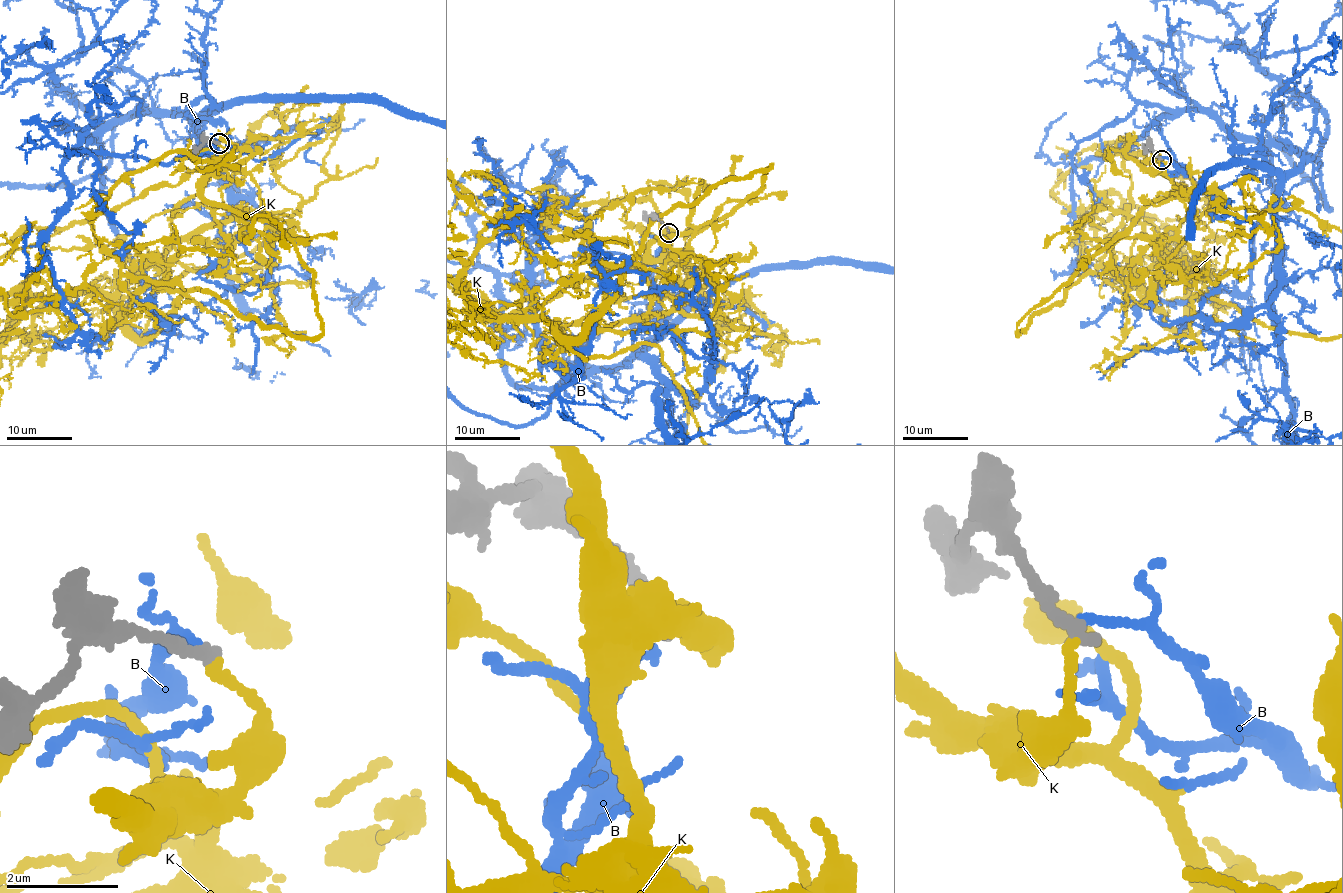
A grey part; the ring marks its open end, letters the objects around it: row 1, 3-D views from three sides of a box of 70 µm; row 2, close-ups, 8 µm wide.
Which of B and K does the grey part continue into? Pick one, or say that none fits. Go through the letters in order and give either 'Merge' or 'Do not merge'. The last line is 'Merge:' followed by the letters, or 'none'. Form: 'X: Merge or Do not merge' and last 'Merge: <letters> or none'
B: Do not merge
K: Do not merge
Merge: none

